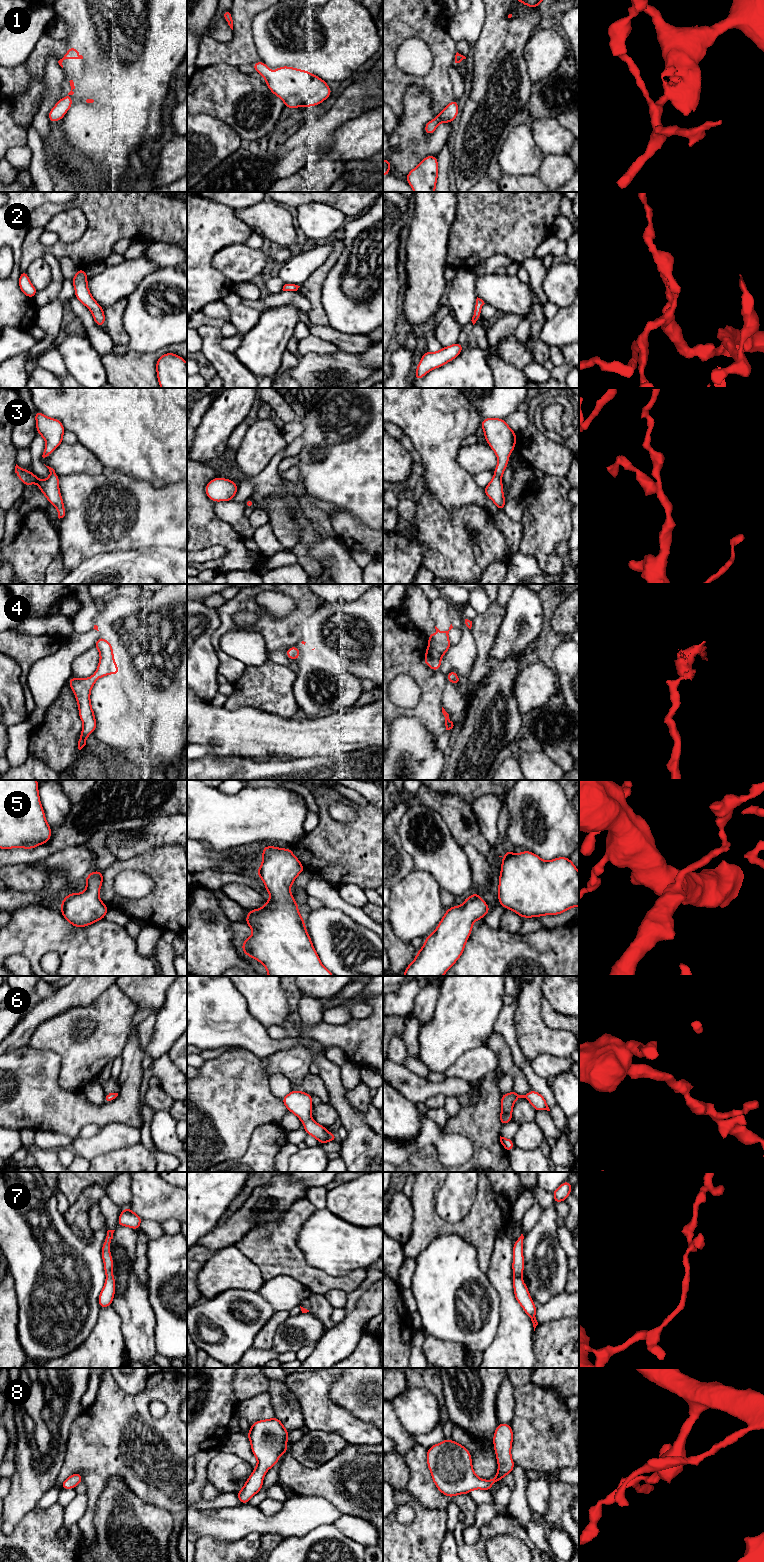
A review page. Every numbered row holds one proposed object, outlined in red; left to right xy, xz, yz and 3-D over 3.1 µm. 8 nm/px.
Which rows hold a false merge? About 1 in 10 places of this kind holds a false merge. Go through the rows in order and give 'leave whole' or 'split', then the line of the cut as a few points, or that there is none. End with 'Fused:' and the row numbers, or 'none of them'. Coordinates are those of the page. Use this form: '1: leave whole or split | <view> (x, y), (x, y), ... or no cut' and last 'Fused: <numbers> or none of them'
1: leave whole | no cut
2: leave whole | no cut
3: leave whole | no cut
4: leave whole | no cut
5: leave whole | no cut
6: leave whole | no cut
7: leave whole | no cut
8: leave whole | no cut
Fused: none of them

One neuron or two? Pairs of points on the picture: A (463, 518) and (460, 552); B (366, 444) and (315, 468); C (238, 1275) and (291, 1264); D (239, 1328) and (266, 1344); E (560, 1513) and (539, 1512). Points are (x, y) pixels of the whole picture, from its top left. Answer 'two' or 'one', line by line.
A: one
B: one
C: two
D: two
E: two

